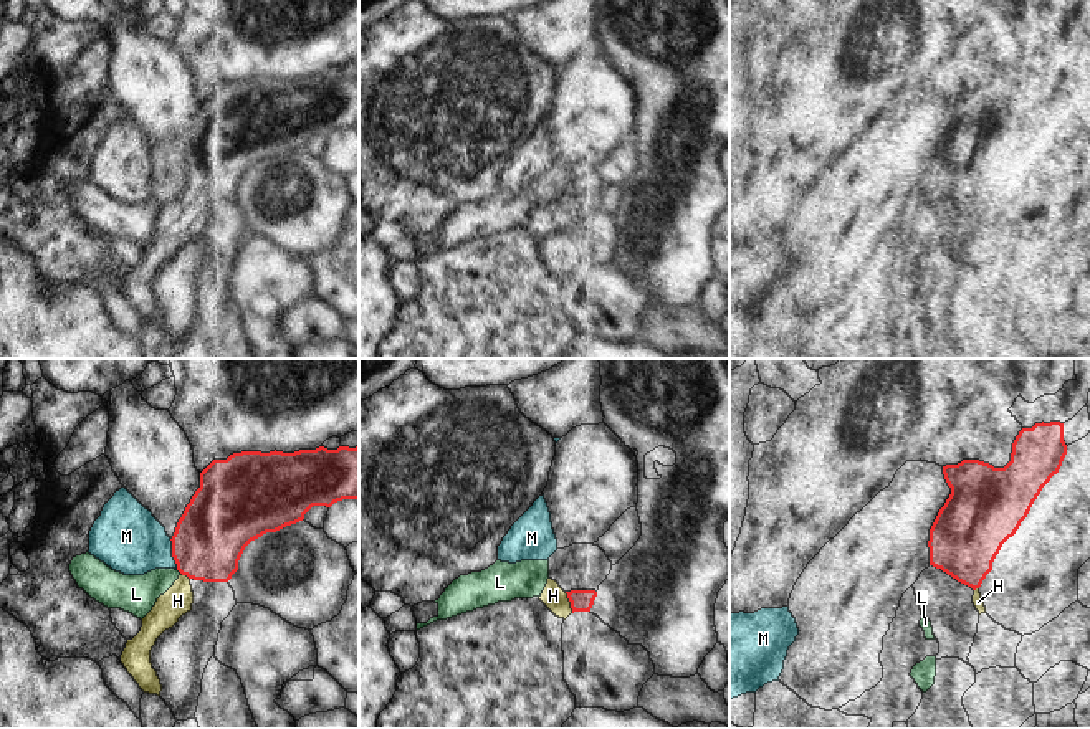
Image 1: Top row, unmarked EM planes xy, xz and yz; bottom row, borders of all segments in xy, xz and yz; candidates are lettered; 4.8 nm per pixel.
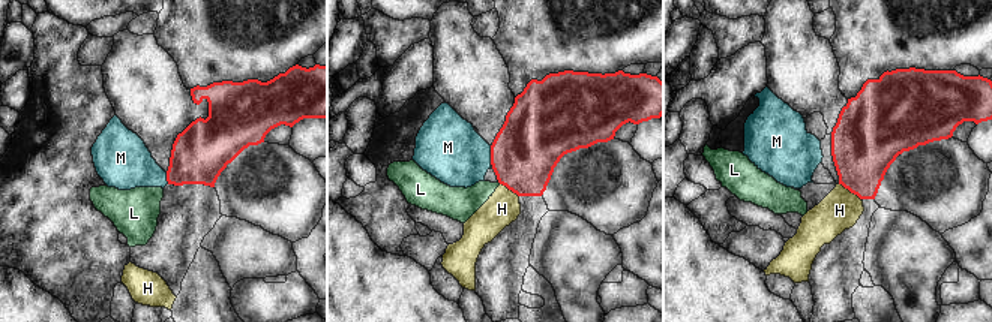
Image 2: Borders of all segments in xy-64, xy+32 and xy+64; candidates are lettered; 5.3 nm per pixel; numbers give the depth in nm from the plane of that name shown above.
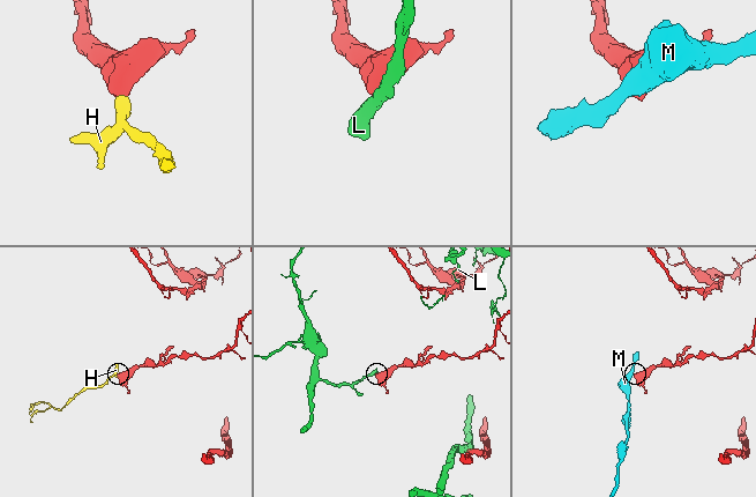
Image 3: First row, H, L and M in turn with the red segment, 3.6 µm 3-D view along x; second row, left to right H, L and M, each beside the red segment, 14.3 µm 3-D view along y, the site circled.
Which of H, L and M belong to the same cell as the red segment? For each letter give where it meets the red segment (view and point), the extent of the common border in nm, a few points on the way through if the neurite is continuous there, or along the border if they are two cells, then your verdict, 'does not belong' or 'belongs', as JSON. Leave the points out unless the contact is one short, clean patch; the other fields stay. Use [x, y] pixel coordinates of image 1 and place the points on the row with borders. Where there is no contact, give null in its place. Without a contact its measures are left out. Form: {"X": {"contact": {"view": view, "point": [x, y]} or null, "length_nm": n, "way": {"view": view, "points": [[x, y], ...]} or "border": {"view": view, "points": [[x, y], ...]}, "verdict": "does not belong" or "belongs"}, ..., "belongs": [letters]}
{"H": {"contact": {"view": "xz", "point": [569, 600]}, "length_nm": 110, "way": {"view": "xz", "points": [[581, 600], [569, 600], [558, 600], [553, 595]]}, "verdict": "belongs"}, "L": {"contact": {"view": "xy", "point": [179, 571]}, "length_nm": 30, "border": {"view": "xy", "points": [[177, 569], [181, 572]]}, "verdict": "does not belong"}, "M": {"contact": {"view": "xy", "point": [172, 554]}, "length_nm": 160, "border": {"view": "xy", "points": [[169, 539], [177, 569]]}, "verdict": "does not belong"}, "belongs": ["H"]}

